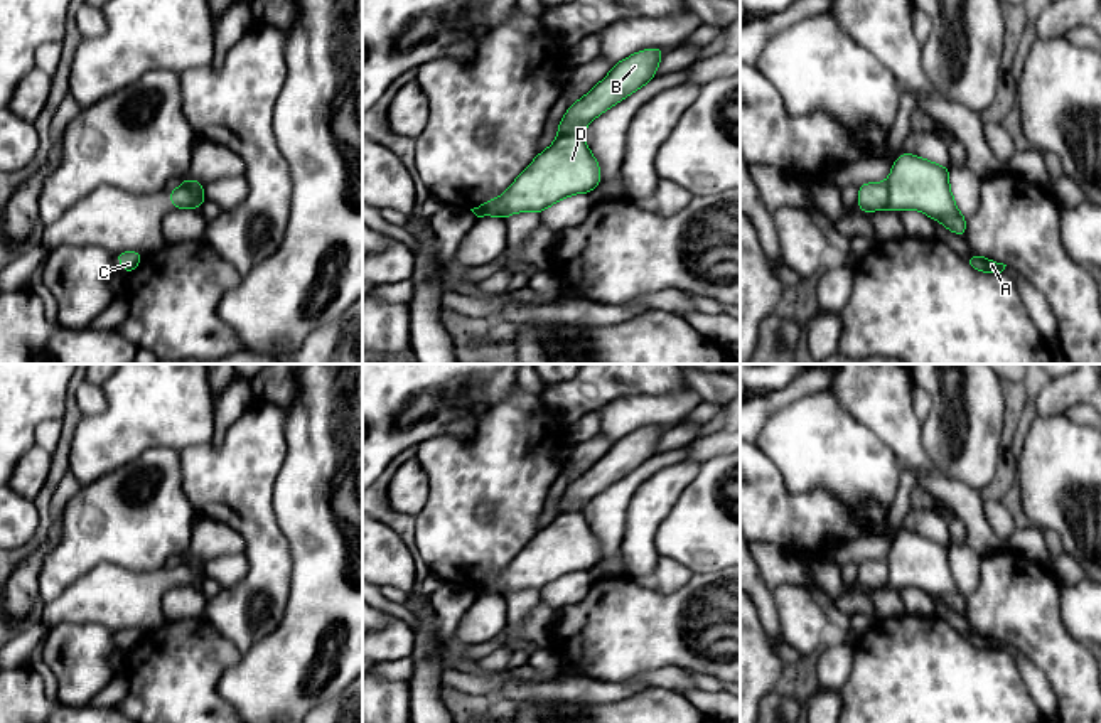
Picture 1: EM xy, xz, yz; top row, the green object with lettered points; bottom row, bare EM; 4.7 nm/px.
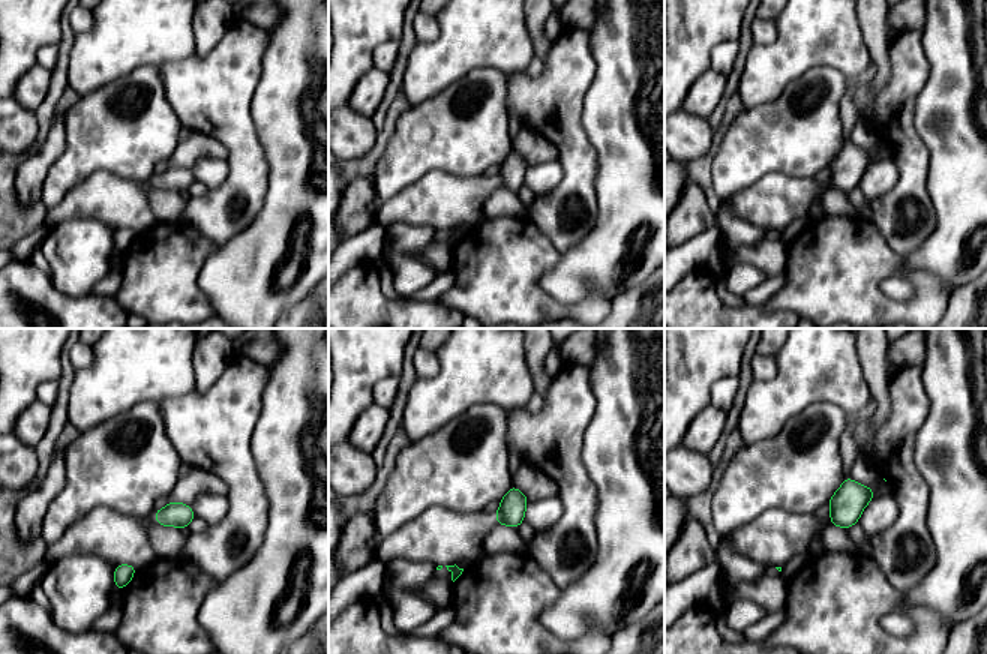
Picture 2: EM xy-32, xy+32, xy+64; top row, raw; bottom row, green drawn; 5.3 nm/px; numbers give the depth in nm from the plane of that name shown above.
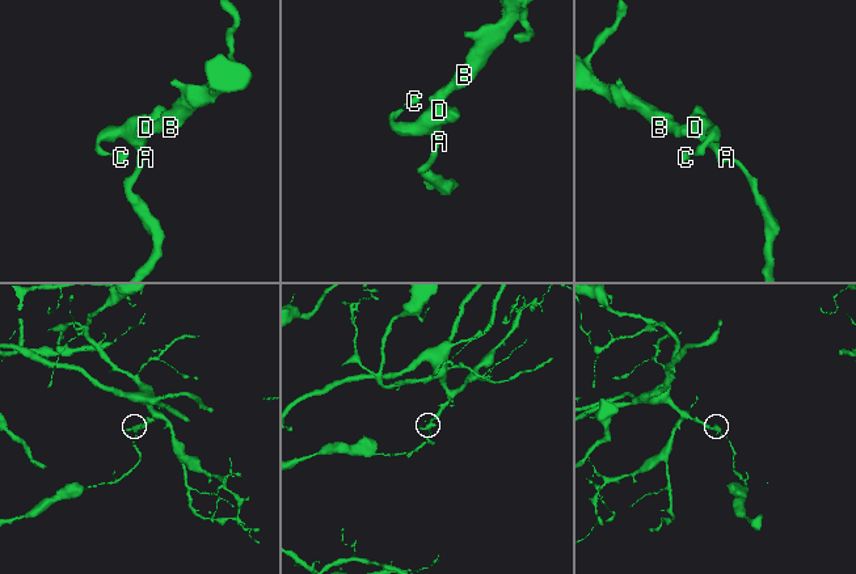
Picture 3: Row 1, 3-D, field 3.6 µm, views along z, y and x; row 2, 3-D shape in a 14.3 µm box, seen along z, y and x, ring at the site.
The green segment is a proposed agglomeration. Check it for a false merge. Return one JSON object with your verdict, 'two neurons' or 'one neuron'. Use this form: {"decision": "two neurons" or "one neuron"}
{"decision": "two neurons"}

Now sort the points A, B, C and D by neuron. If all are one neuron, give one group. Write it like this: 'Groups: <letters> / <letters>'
Groups: A C D / B

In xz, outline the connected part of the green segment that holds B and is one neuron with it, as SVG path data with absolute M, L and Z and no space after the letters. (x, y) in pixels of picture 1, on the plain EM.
M651 425L614 442L599 462L570 482L556 506L558 514L582 511L599 492L646 463L656 455L663 433L663 425Z

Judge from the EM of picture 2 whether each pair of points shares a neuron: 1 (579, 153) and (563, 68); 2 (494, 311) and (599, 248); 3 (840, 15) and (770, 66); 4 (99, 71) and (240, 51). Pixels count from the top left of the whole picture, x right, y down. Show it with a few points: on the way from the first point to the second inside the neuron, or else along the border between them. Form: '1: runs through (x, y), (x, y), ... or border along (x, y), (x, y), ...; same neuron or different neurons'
1: runs through (566, 132), (563, 89); same neuron
2: border along (560, 255), (540, 278), (540, 287), (566, 306); different neurons
3: runs through (822, 23), (788, 57); same neuron
4: border along (194, 51), (189, 56), (156, 66); different neurons

